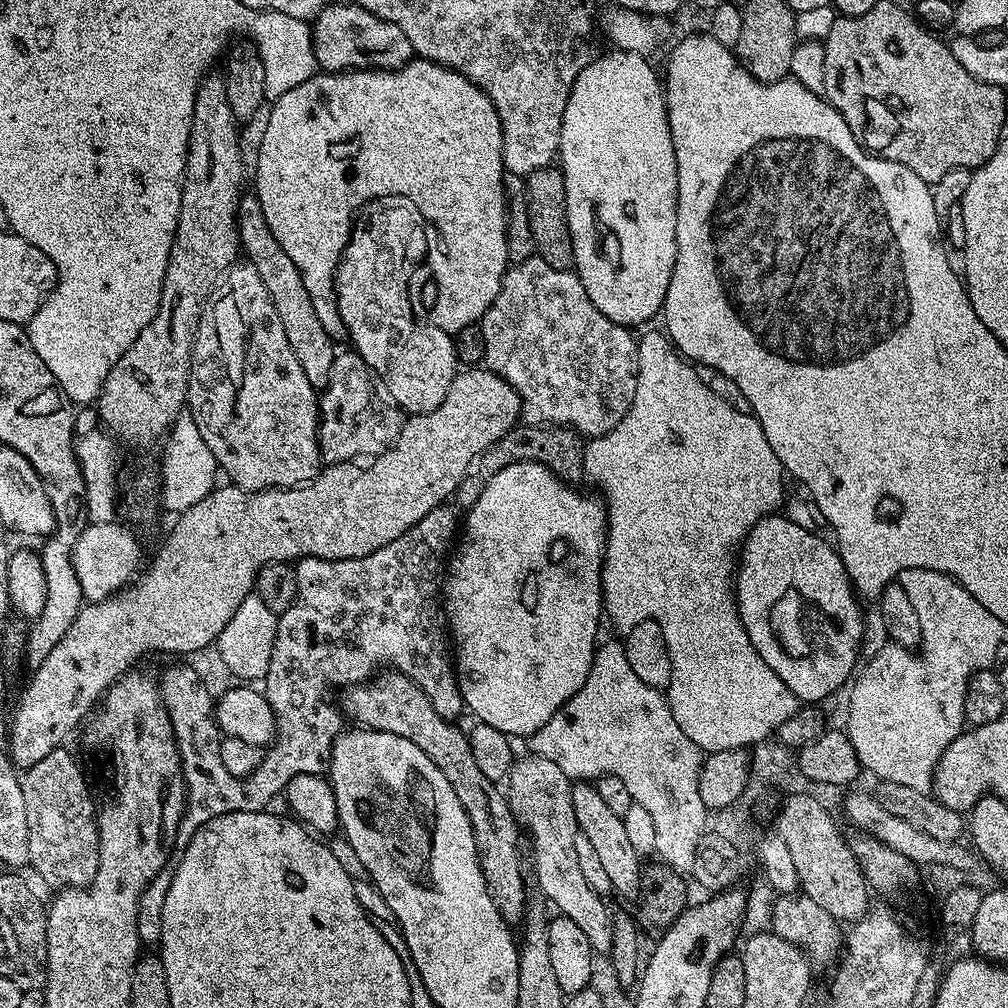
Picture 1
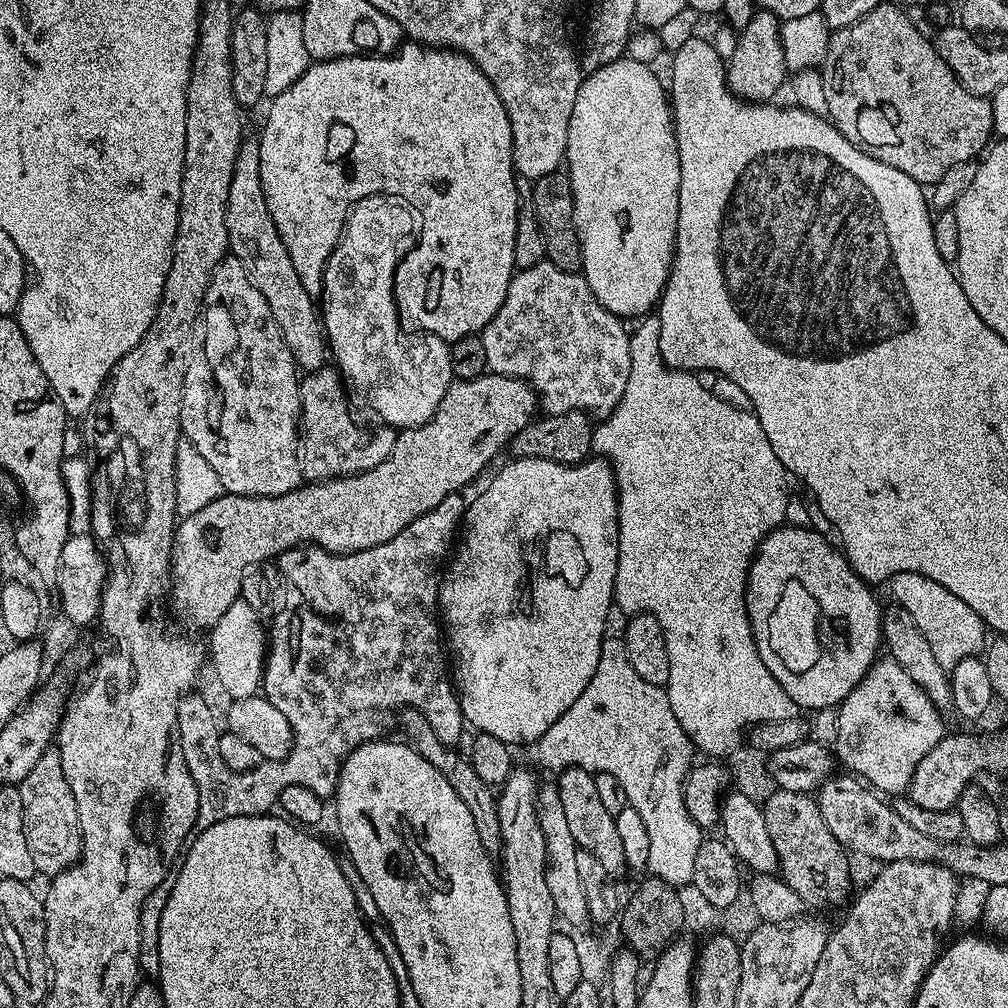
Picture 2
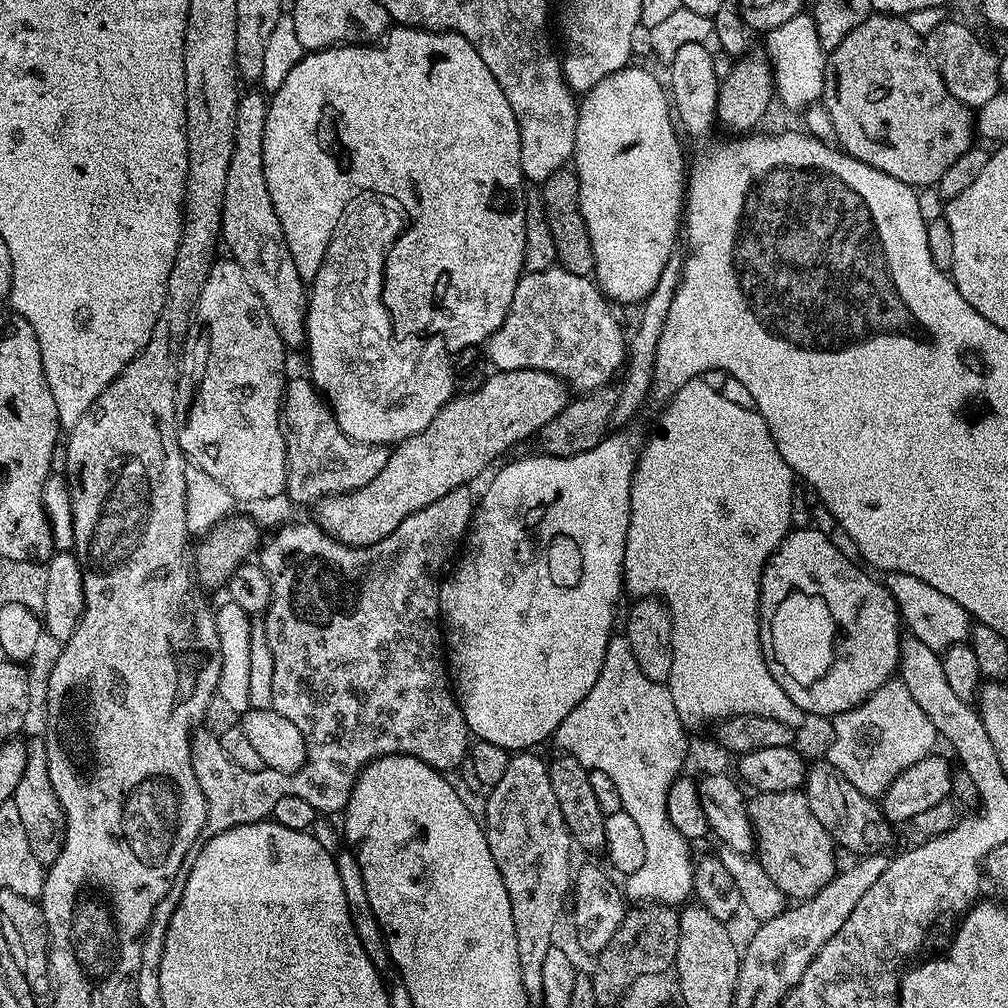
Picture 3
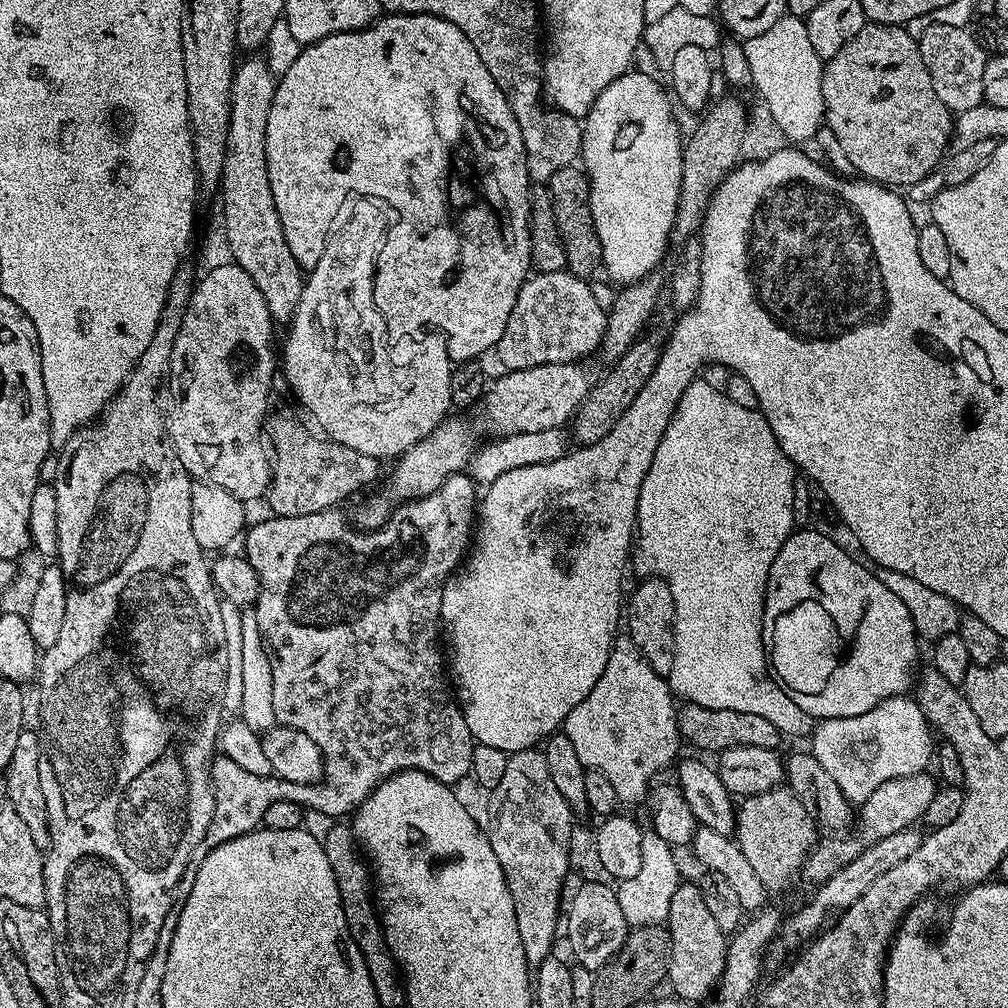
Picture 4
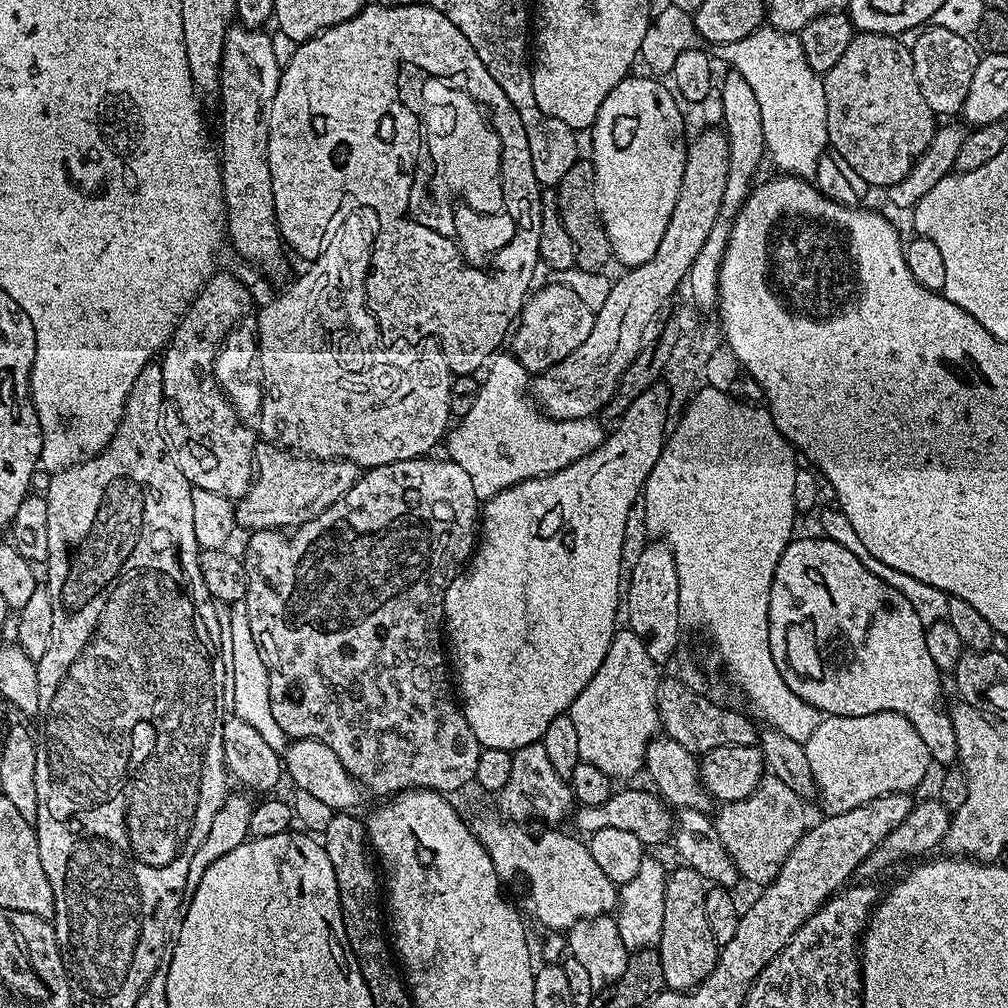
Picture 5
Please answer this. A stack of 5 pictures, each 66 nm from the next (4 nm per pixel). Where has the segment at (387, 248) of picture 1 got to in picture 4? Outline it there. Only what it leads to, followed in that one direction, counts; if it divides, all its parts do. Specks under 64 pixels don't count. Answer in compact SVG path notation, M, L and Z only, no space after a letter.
M353 195L344 201L344 205L338 210L338 214L334 214L334 222L328 232L326 250L322 250L322 258L318 258L318 266L314 266L307 273L304 289L302 290L302 298L298 302L298 306L294 310L290 321L292 333L284 340L284 356L282 352L282 376L284 372L284 380L292 387L293 394L300 399L301 406L320 423L321 429L319 428L319 431L327 439L334 441L334 443L350 446L350 450L358 450L358 454L370 454L370 458L381 462L398 458L403 452L410 450L410 446L422 442L422 438L426 438L426 434L430 434L446 419L449 415L448 410L450 411L453 407L451 402L451 382L448 380L448 372L451 368L446 366L444 344L442 344L442 340L438 336L432 336L432 340L428 342L428 354L422 354L422 356L416 358L410 374L406 374L406 370L394 368L388 362L386 354L384 354L383 344L381 344L380 318L382 314L374 306L374 286L372 283L374 282L374 274L376 273L376 259L380 253L380 248L384 244L384 235L386 235L390 227L388 209L390 209L390 204L387 200L375 200L373 196Z

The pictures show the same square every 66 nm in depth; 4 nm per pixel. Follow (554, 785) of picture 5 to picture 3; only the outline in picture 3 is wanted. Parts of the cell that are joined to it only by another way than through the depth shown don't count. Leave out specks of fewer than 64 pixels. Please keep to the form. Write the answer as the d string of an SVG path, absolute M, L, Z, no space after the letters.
M531 751L515 753L509 759L502 779L487 793L488 805L482 812L482 820L488 833L490 854L494 854L494 866L502 874L502 882L510 894L510 910L514 914L514 938L518 938L518 966L522 966L522 986L530 998L542 997L542 962L546 954L554 947L552 931L560 920L560 911L565 911L564 891L569 891L574 880L574 864L568 859L572 856L574 841L566 822L562 818L562 810L558 806L558 798L554 798L554 790L550 786L548 765L542 759L532 756Z

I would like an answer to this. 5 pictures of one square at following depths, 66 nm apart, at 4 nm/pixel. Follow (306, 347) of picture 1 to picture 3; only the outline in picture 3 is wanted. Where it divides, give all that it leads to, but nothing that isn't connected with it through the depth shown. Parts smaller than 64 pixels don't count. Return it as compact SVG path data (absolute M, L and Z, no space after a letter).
M245 91L241 95L234 126L234 154L230 154L230 166L226 170L226 194L222 202L220 234L223 247L225 249L228 247L232 251L229 252L231 259L236 260L238 266L242 266L258 298L262 298L262 306L266 306L266 314L270 314L270 322L274 322L274 330L278 330L284 345L289 349L303 349L308 339L306 314L309 289L298 274L298 266L294 266L294 258L290 258L290 246L286 246L286 238L282 234L282 222L278 222L278 214L274 214L274 206L270 202L270 190L266 186L266 174L262 162L262 138L266 130L267 113L266 96L262 93Z

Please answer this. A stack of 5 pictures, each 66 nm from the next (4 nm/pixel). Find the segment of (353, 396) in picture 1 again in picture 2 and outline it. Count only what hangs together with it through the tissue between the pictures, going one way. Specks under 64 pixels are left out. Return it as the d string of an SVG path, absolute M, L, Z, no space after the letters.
M335 367L319 368L317 372L307 373L301 379L302 472L309 481L332 480L335 476L357 476L360 472L386 462L394 450L397 429L380 426L377 432L367 432L359 428L348 409L347 395L349 393L342 383L341 373Z

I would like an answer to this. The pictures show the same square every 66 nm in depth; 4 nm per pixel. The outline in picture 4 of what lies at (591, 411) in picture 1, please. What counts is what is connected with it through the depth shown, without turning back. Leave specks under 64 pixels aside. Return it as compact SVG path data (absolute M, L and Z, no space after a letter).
M570 271L546 274L536 272L529 275L524 285L518 290L506 330L494 349L494 355L505 365L505 369L529 368L543 364L575 364L583 361L599 349L604 341L604 331L608 325L606 310L598 304L598 296L593 285L587 279L576 276Z

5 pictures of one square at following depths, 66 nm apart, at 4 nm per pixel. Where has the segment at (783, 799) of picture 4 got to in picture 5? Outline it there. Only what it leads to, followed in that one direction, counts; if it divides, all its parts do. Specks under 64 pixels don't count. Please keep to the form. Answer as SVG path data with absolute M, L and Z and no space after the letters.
M768 774L749 796L724 804L721 812L715 813L718 838L722 846L726 846L728 856L743 879L745 876L750 883L760 884L759 886L772 883L794 846L798 846L798 842L804 837L804 804L802 797L794 794L794 790L786 786L786 782Z

